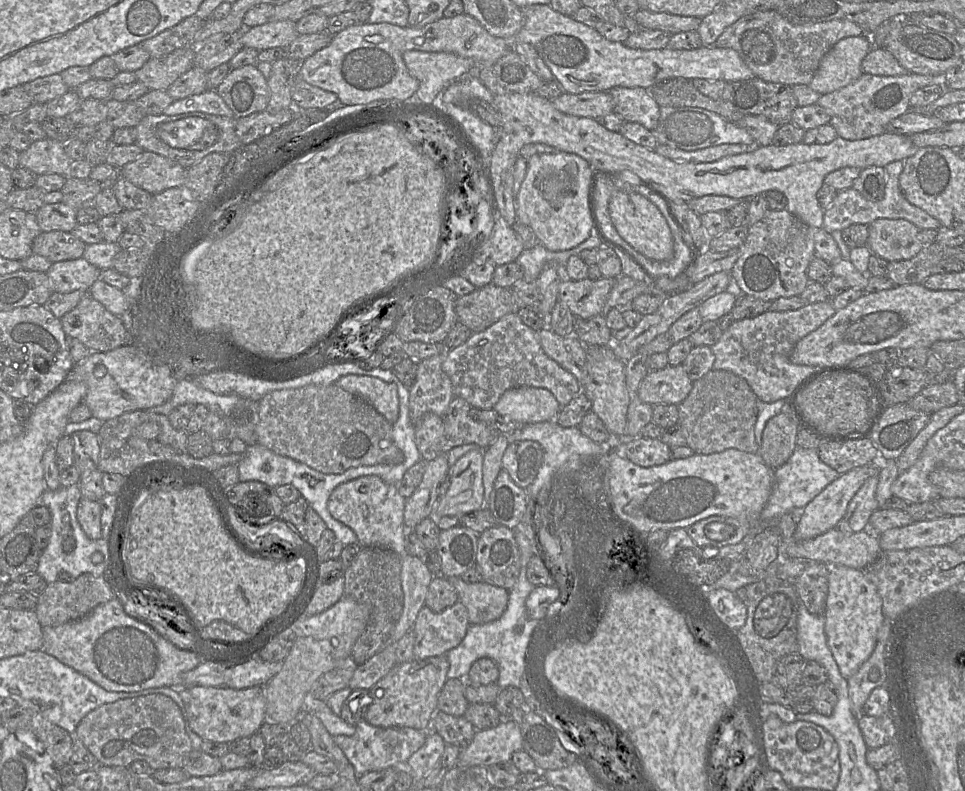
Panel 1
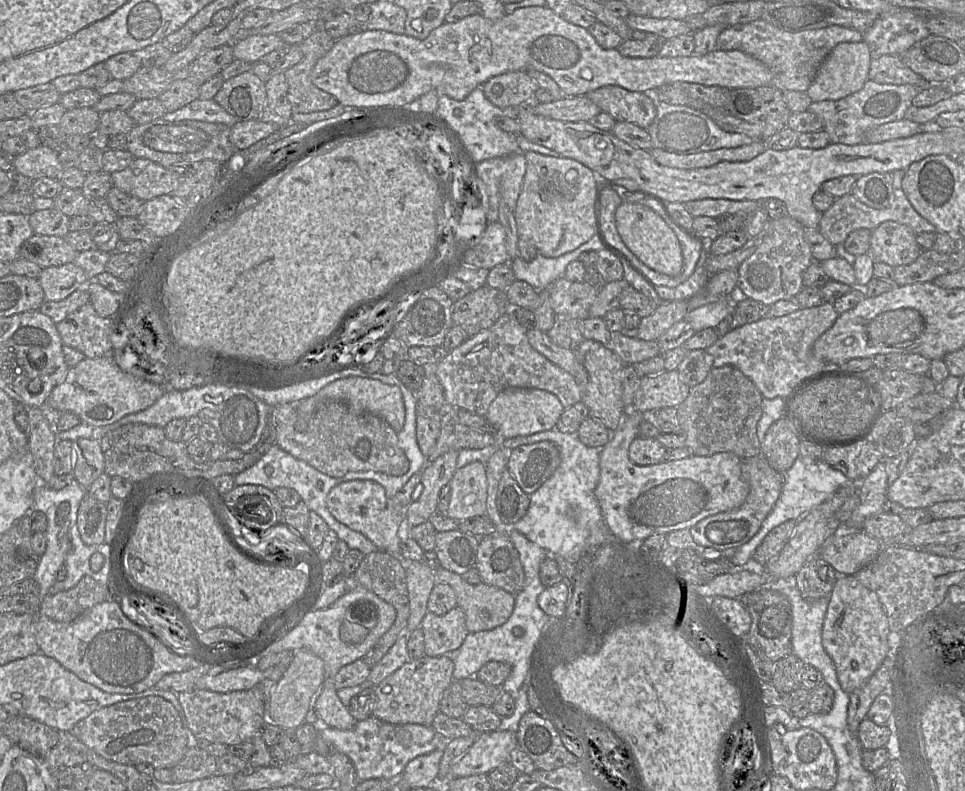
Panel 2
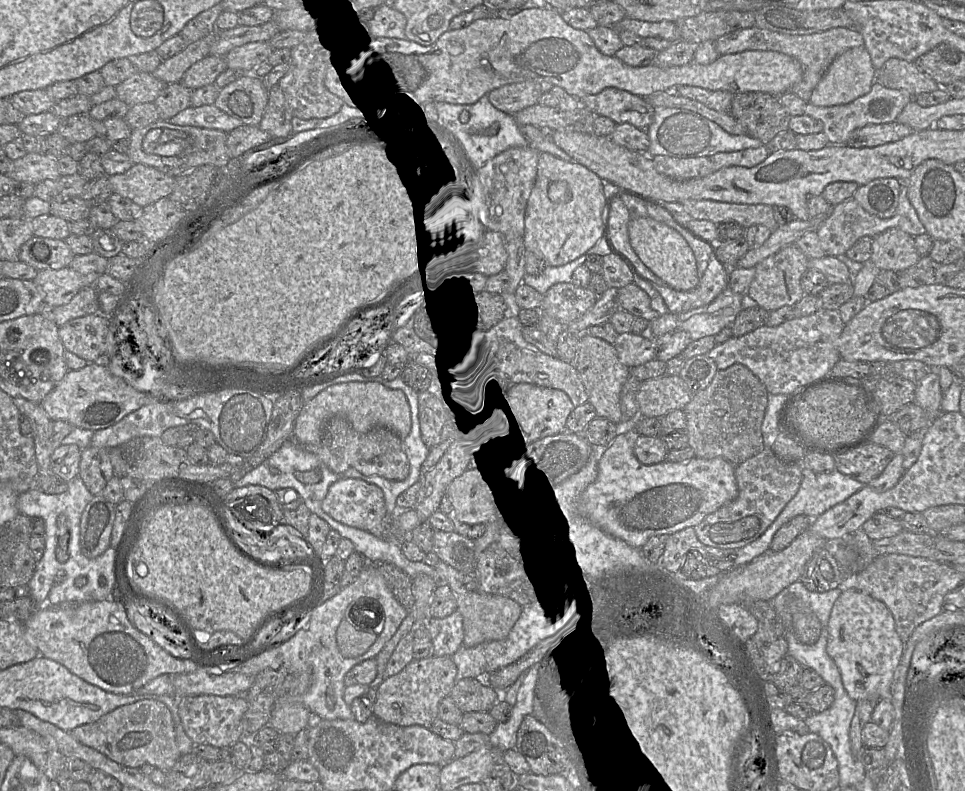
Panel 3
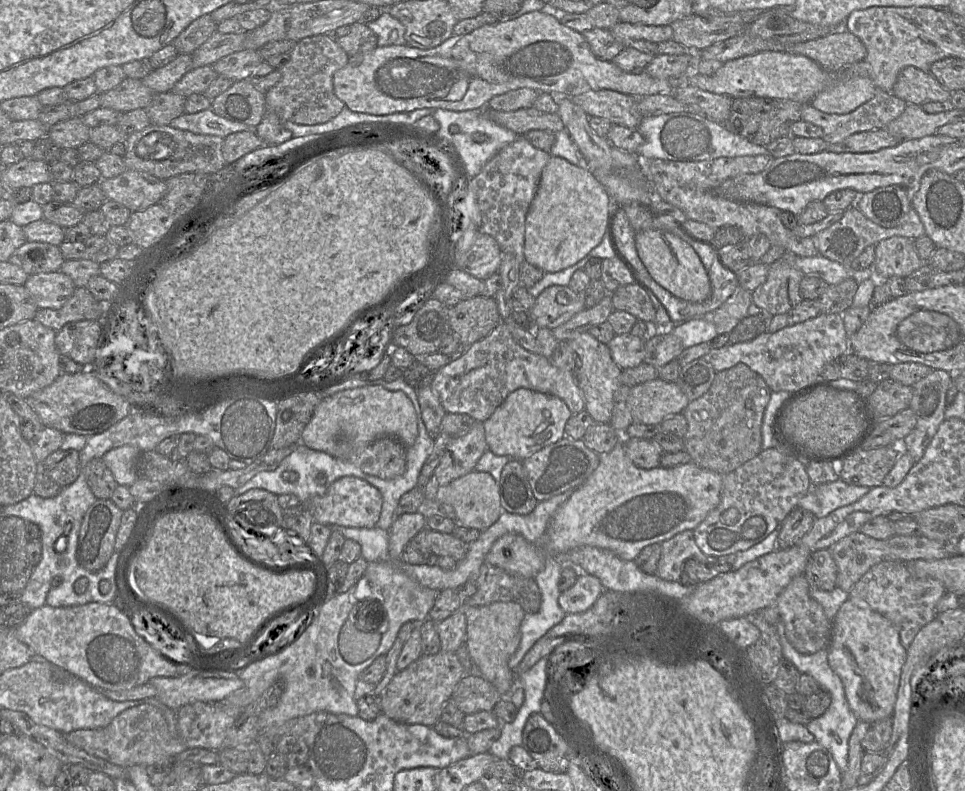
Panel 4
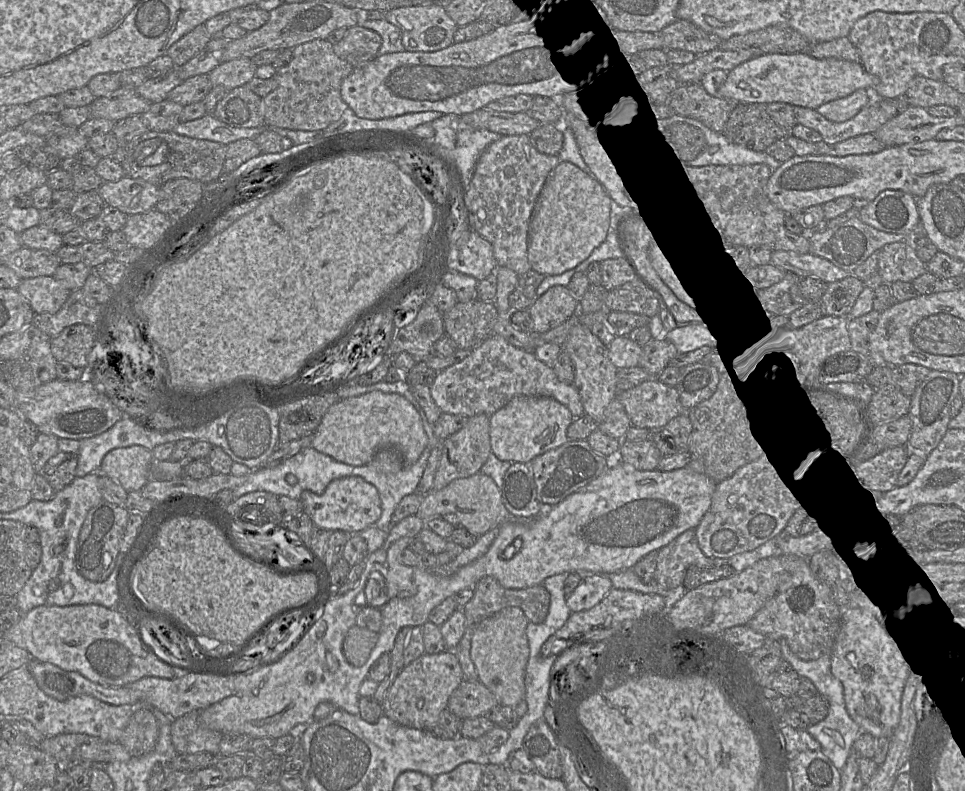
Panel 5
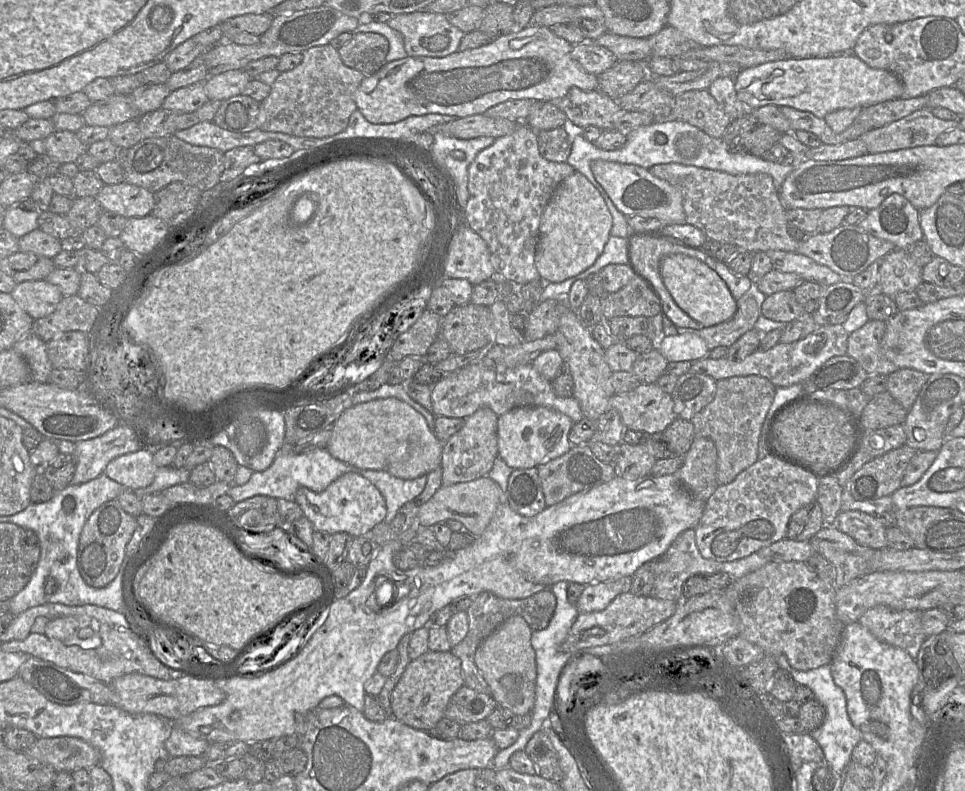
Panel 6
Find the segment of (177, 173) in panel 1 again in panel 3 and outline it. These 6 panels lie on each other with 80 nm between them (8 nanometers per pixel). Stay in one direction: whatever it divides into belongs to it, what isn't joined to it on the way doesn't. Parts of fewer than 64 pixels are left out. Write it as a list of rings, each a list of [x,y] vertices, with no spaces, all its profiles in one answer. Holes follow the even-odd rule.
[[[133,164],[122,174],[108,176],[111,192],[128,198],[143,208],[161,198],[169,197],[175,177],[145,164]]]

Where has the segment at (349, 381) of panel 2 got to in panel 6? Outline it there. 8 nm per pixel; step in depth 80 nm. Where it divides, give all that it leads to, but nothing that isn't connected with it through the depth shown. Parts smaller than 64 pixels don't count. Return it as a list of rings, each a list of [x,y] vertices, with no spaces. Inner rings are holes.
[[[379,398],[355,404],[342,412],[331,430],[326,450],[334,458],[363,470],[386,471],[397,478],[411,480],[441,466],[443,442],[430,430],[421,414],[397,398]]]

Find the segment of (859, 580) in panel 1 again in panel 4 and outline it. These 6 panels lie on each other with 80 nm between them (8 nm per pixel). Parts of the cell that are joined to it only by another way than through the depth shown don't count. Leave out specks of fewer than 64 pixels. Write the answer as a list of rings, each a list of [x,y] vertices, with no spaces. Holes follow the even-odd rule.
[[[850,596],[832,620],[828,663],[840,677],[849,706],[858,720],[873,724],[892,717],[905,660],[906,649],[893,623],[864,600]]]

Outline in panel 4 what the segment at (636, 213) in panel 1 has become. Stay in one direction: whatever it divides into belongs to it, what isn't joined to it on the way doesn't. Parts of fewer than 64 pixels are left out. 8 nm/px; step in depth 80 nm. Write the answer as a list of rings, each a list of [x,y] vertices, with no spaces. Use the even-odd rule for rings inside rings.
[[[644,230],[635,234],[639,258],[651,277],[672,295],[682,300],[700,303],[711,296],[711,283],[700,257],[687,242],[662,230]]]

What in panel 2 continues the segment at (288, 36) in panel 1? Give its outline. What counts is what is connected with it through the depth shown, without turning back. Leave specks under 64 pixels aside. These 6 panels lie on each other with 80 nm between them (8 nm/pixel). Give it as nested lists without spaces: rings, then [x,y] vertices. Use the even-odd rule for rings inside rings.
[[[278,34],[252,35],[233,43],[233,57],[255,64],[264,55],[284,46],[286,45]]]

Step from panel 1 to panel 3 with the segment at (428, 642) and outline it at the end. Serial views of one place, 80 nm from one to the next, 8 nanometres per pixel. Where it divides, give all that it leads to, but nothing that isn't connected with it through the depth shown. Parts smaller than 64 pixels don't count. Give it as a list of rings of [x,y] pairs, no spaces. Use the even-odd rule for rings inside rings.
[[[457,610],[445,618],[429,618],[427,629],[433,645],[433,656],[451,657],[463,646],[463,616]]]

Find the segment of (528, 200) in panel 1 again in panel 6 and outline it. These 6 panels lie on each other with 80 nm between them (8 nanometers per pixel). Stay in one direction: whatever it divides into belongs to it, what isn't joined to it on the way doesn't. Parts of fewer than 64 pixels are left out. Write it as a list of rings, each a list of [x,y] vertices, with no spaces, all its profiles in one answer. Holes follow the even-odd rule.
[[[580,172],[566,177],[555,189],[540,221],[534,264],[542,279],[560,283],[589,268],[603,252],[611,236],[612,216],[599,190]]]

